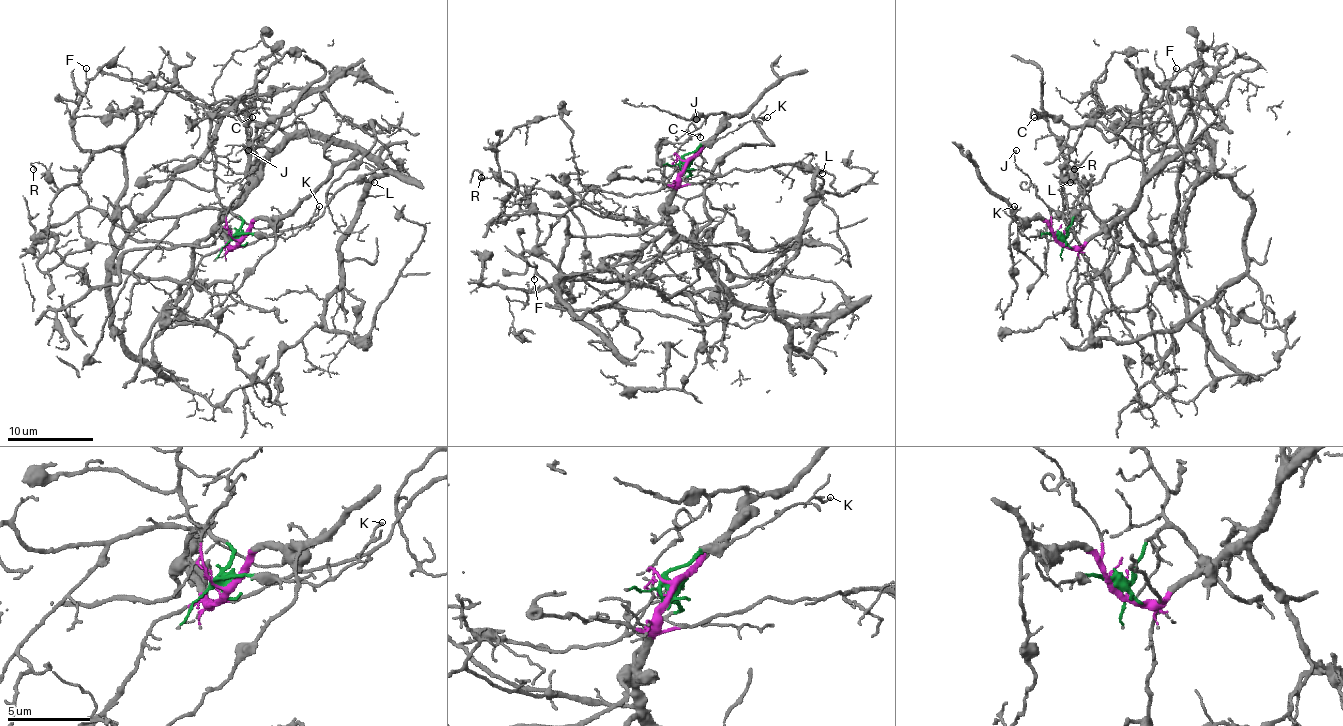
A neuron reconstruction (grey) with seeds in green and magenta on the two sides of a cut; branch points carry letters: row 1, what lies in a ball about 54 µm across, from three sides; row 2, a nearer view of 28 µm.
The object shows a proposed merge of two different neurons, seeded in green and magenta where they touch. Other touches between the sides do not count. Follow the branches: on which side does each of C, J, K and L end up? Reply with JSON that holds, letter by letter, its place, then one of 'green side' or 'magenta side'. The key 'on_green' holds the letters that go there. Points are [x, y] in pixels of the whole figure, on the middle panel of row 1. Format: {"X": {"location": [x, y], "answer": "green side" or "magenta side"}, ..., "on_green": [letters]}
{"C": {"location": [700, 137], "answer": "green side"}, "J": {"location": [696, 119], "answer": "magenta side"}, "K": {"location": [767, 117], "answer": "green side"}, "L": {"location": [822, 173], "answer": "magenta side"}, "on_green": ["C", "K"]}

